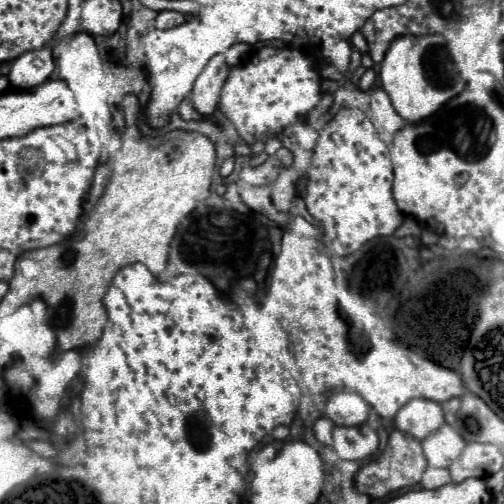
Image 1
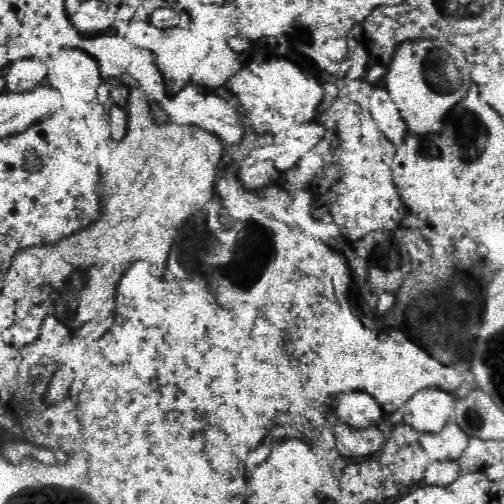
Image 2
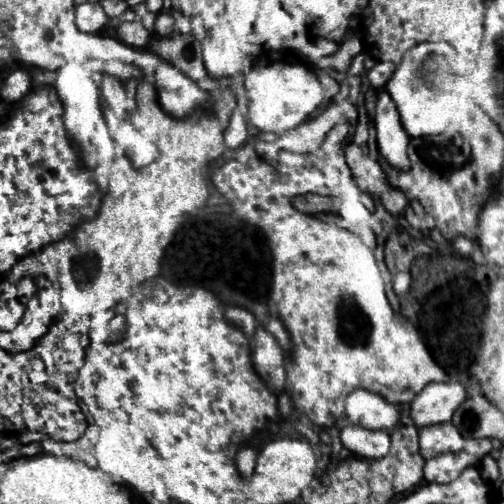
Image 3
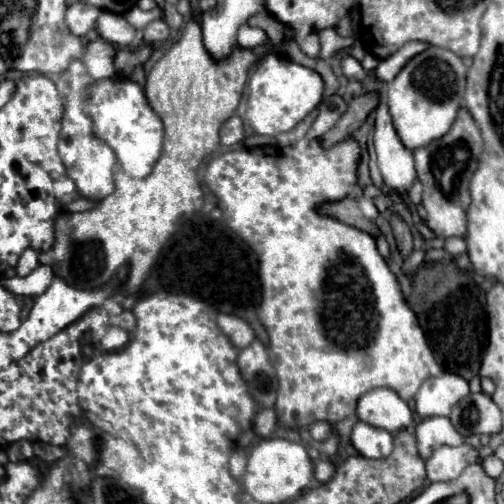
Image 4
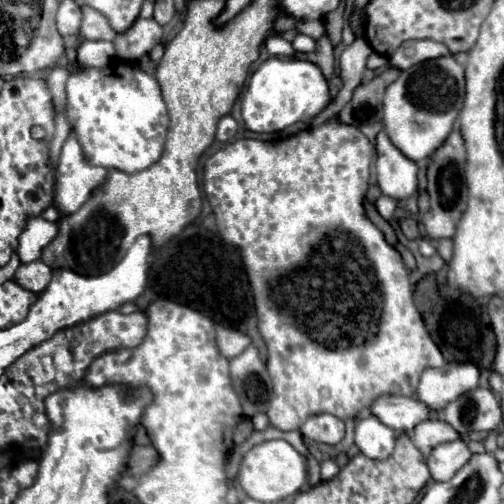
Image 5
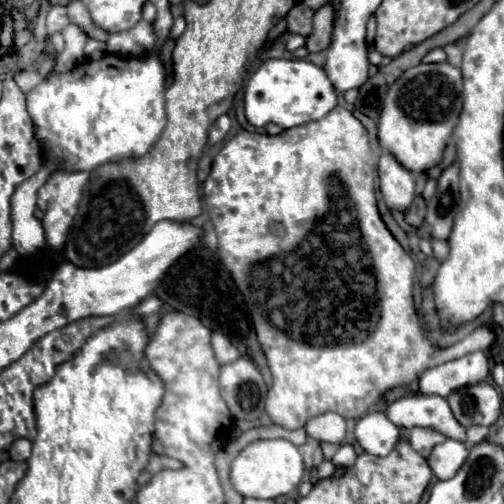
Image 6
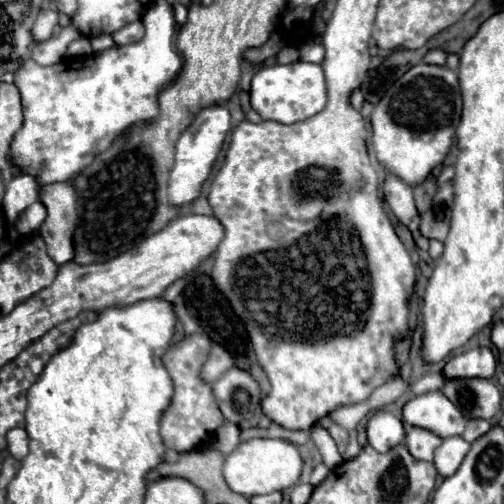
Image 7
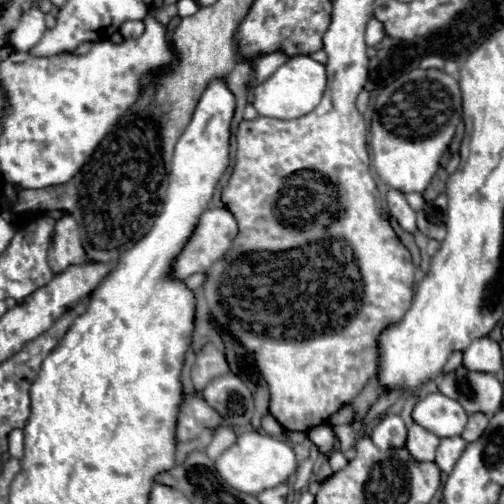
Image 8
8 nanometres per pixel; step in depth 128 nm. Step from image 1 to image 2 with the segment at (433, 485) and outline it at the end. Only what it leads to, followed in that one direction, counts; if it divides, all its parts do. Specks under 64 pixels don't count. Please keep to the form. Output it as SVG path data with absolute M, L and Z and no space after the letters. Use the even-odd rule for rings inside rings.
M432 462L426 468L424 482L434 484L434 486L446 486L446 484L454 482L458 476L460 476L460 470L458 470L456 462Z

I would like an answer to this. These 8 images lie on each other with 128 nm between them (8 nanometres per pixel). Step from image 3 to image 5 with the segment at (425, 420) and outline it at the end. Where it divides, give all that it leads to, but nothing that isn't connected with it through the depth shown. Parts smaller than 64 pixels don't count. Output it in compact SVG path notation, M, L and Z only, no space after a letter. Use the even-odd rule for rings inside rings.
M450 362L444 368L426 368L418 386L418 400L436 412L442 412L446 404L476 388L478 376L478 368L470 362Z

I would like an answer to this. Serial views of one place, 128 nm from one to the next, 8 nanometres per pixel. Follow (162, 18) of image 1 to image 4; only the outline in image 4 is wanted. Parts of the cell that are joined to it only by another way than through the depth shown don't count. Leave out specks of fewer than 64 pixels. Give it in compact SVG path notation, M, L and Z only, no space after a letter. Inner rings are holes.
M162 18L150 22L148 28L146 28L146 32L144 32L144 40L150 42L150 44L164 42L168 36L170 36L170 28L168 28L168 24Z

